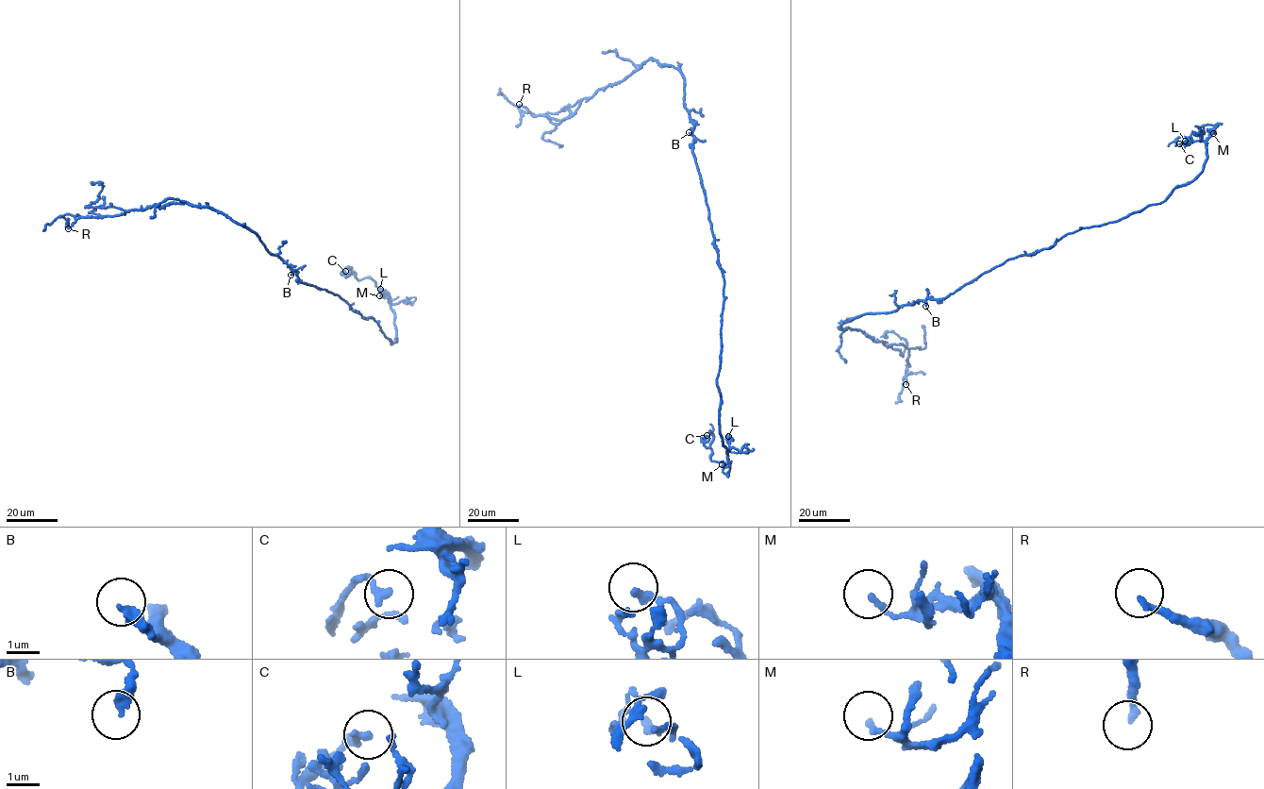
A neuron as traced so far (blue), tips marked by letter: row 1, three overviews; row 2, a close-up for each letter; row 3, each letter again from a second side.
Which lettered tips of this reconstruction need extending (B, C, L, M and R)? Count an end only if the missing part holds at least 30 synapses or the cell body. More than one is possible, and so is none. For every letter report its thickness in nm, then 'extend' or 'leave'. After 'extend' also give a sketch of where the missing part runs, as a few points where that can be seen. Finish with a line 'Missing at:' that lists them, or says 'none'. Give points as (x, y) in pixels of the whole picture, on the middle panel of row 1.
B: 280 nm thick; leave
C: 200 nm thick; leave
L: 150 nm thick; leave
M: 160 nm thick; leave
R: 200 nm thick; extend; missing branch runs (519, 104), (509, 96), (522, 100), (527, 93)
Missing at: R

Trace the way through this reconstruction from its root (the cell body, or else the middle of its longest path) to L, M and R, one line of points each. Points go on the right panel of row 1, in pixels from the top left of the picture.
L: (979, 276), (1068, 233), (1163, 202), (1194, 178), (1206, 159), (1205, 143), (1185, 141)
M: (979, 276), (1006, 260), (1054, 245), (1068, 233), (1163, 202), (1202, 170), (1213, 133)
R: (979, 276), (944, 298), (856, 316), (840, 326), (885, 345), (907, 348), (906, 384)

